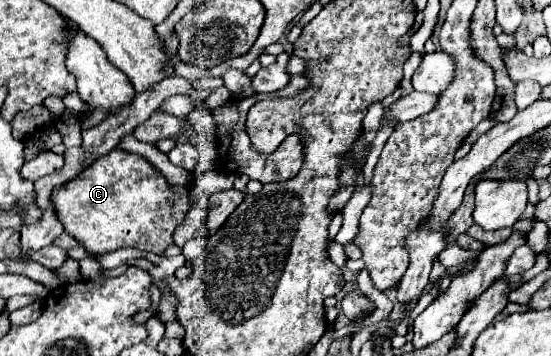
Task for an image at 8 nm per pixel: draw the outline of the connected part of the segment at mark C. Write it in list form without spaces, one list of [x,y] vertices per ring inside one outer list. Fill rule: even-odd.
[[[114,148],[110,154],[98,158],[98,162],[90,164],[82,176],[66,182],[64,186],[54,188],[52,206],[56,210],[58,220],[64,230],[74,236],[88,252],[92,254],[108,254],[118,248],[130,246],[154,254],[162,254],[172,244],[172,234],[176,226],[184,220],[190,210],[190,190],[186,188],[170,188],[164,176],[142,156]]]

